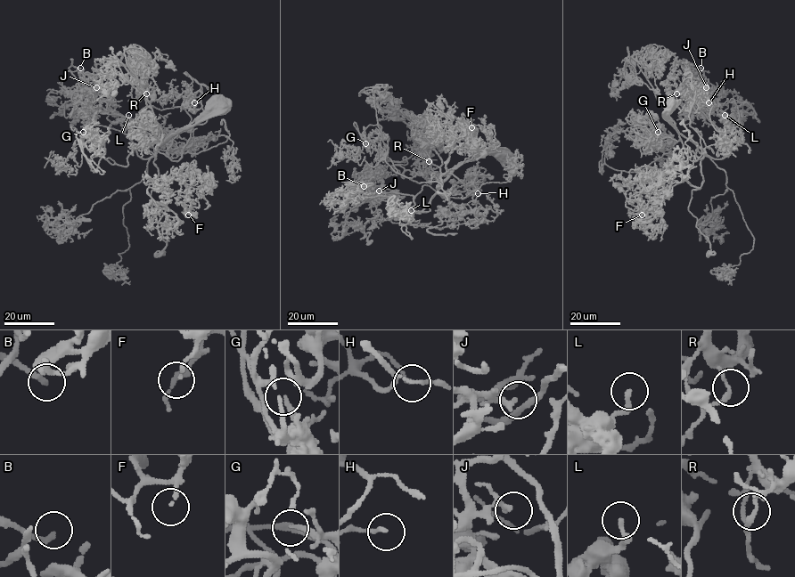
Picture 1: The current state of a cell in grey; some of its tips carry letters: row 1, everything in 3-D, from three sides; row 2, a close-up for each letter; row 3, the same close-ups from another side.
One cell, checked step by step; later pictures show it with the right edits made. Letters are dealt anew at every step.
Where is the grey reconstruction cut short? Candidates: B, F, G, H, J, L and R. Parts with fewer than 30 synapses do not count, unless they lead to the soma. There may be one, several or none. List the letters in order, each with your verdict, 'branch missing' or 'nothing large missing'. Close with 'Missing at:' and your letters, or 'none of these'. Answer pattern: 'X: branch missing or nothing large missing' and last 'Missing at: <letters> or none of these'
B: nothing large missing
F: nothing large missing
G: nothing large missing
H: nothing large missing
J: nothing large missing
L: nothing large missing
R: nothing large missing
Missing at: none of these

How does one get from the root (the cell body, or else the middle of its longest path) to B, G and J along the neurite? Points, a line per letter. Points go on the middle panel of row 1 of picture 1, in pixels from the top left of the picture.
B: (504, 152), (461, 163), (420, 213), (412, 195), (367, 185), (365, 178), (364, 186)
G: (504, 152), (463, 160), (439, 189), (397, 174), (388, 145), (371, 153), (365, 143)
J: (504, 152), (487, 151), (461, 163), (420, 213), (413, 209), (412, 195), (385, 188), (379, 190)

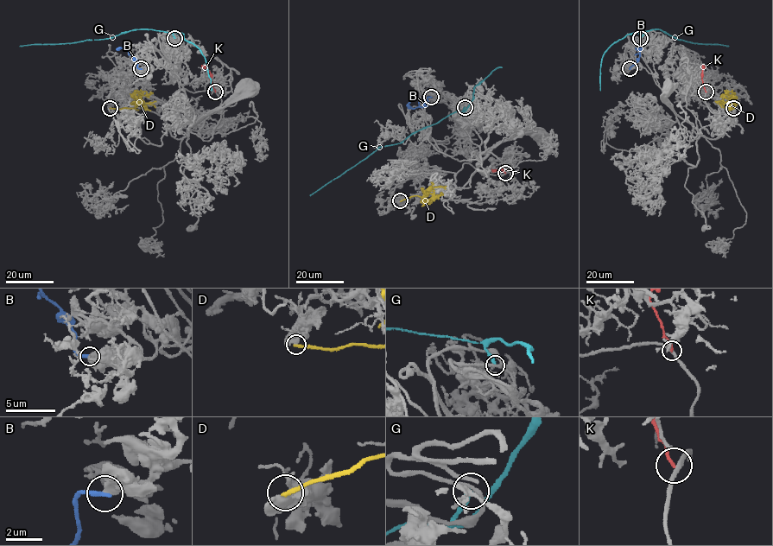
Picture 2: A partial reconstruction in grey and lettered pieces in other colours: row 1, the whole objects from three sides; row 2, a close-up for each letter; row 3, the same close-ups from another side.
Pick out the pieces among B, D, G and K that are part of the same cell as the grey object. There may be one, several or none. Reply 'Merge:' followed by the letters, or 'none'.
Merge: none

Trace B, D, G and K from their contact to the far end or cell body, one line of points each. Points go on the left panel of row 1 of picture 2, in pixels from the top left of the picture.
B: (141, 68), (127, 51), (120, 48)
D: (110, 108), (136, 108), (141, 101), (134, 98), (136, 92), (143, 95), (153, 92)
G: (174, 38), (171, 33), (134, 29), (103, 39), (19, 46)
K: (215, 92), (209, 79), (210, 72), (201, 65)

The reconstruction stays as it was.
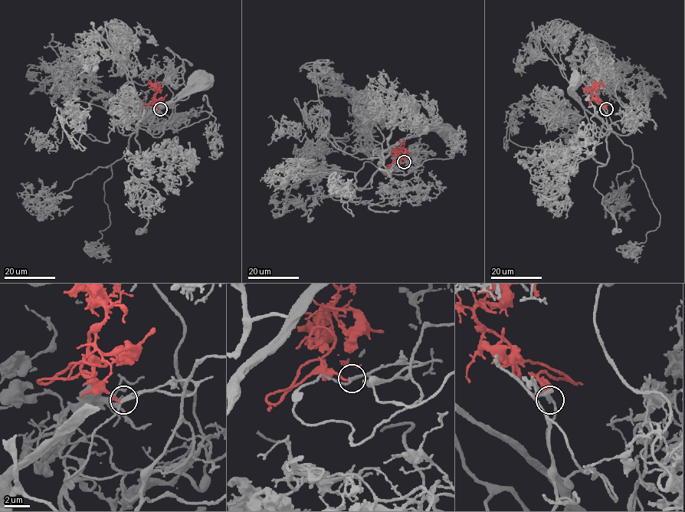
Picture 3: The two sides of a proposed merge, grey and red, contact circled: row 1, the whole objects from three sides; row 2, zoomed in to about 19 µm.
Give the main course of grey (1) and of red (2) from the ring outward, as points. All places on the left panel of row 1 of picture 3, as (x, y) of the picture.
1: (161, 109), (172, 109), (164, 132), (154, 136), (139, 127), (138, 135), (138, 125), (144, 118), (204, 83)
2: (161, 109), (154, 103), (154, 95), (157, 83), (162, 87)

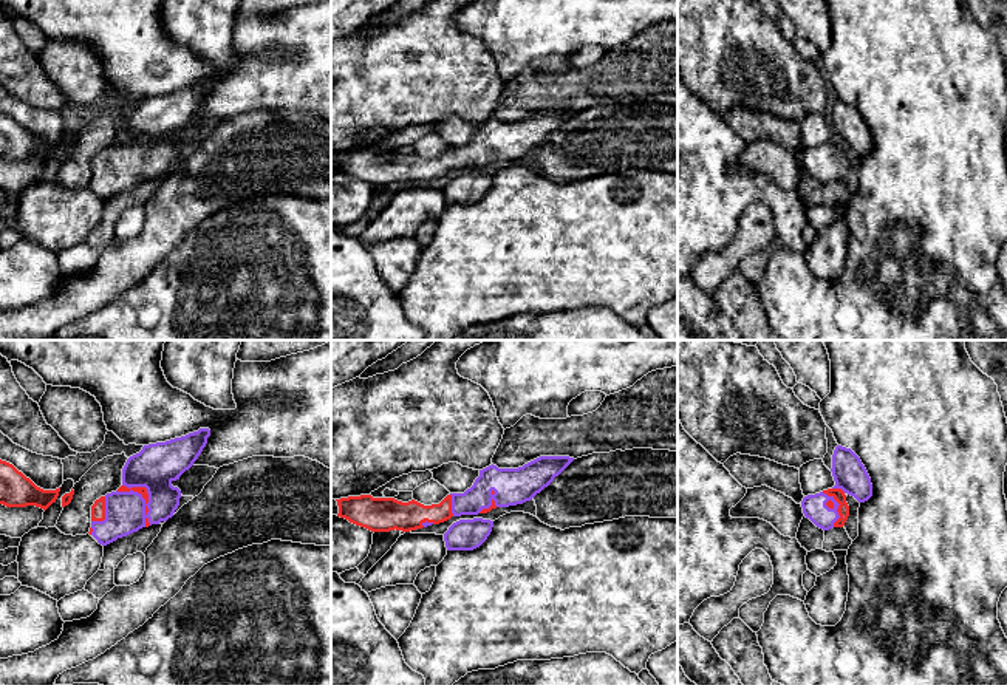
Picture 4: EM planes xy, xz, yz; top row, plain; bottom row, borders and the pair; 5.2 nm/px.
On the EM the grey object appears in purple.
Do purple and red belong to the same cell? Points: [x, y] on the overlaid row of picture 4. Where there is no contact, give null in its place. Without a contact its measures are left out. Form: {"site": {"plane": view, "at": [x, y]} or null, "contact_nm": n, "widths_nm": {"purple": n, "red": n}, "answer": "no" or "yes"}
{"site": {"plane": "xy", "at": [144, 501]}, "contact_nm": 260, "widths_nm": {"purple": 220, "red": 50}, "answer": "yes"}

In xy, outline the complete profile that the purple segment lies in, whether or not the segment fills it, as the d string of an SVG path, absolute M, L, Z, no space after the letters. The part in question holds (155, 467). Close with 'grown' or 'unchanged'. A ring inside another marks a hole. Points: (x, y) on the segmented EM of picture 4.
M200 428L181 438L144 445L130 456L122 469L122 486L91 506L88 533L107 546L172 518L181 498L181 490L172 482L193 465L209 436L209 428Z | grown

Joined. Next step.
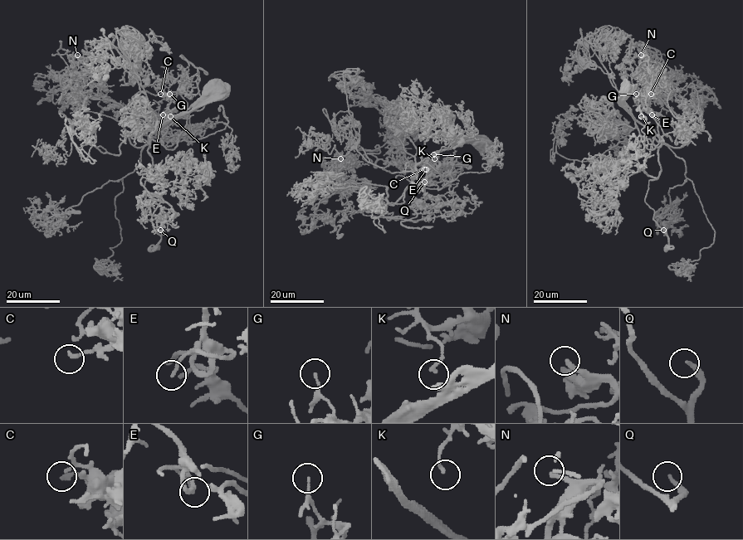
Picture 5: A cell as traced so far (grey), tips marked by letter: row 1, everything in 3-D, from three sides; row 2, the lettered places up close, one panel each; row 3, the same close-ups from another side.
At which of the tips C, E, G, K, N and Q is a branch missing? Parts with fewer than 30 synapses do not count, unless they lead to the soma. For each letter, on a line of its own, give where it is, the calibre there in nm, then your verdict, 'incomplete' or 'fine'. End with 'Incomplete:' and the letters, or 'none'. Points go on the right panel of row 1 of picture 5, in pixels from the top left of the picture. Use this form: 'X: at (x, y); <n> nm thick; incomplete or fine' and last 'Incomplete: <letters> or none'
C: at (651, 94); 190 nm thick; fine
E: at (652, 114); 130 nm thick; fine
G: at (636, 94); 100 nm thick; fine
K: at (641, 116); 150 nm thick; fine
N: at (641, 55); 220 nm thick; incomplete
Q: at (663, 230); 220 nm thick; incomplete
Incomplete: N, Q

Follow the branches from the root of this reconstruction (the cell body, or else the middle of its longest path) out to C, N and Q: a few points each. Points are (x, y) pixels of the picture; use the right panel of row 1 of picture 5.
C: (623, 92), (633, 118), (660, 140), (657, 147), (644, 142), (653, 149), (658, 118), (642, 100), (651, 94)
N: (623, 92), (632, 114), (641, 124), (672, 147), (686, 143), (686, 129), (661, 93), (657, 58), (641, 55)
Q: (623, 92), (633, 118), (661, 142), (660, 175), (649, 181), (645, 201), (663, 230)

